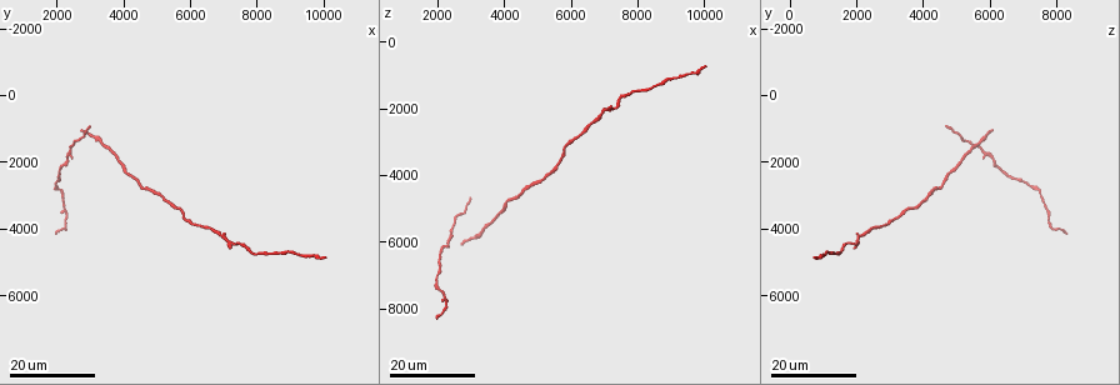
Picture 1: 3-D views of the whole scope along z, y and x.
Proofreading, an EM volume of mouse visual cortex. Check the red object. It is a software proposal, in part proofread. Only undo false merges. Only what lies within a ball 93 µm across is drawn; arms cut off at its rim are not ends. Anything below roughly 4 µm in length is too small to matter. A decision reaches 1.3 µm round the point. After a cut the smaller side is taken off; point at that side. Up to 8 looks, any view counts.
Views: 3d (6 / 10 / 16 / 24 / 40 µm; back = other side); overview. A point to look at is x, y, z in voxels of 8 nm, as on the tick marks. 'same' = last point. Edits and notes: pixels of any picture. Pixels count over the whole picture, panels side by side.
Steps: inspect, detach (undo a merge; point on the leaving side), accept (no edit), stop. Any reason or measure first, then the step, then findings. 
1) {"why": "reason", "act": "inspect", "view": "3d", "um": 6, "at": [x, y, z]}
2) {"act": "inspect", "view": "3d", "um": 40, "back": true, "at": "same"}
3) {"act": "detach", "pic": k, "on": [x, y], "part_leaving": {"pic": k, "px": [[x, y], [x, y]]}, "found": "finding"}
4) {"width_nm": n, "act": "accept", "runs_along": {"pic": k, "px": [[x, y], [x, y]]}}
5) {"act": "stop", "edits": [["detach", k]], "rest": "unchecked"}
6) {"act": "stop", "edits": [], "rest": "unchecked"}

{"act": "inspect", "view": "3d", "um": 16, "at": [8600, 4800, 1400]}

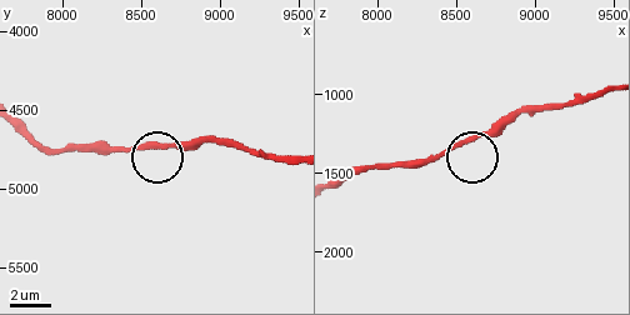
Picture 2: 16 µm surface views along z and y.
{"why": "zoom in", "act": "inspect", "view": "3d", "um": 10, "at": [8600, 4720, 1280]}

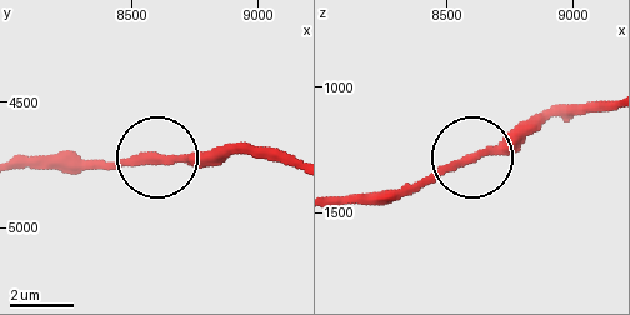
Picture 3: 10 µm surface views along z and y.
{"width_nm": 260, "act": "accept", "runs_along": {"pic": 3, "px": [[21, 163], [220, 154]]}, "found": "all the same neuron"}

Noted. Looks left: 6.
{"act": "inspect", "view": "3d", "um": 24, "at": [8000, 4800, 1500]}

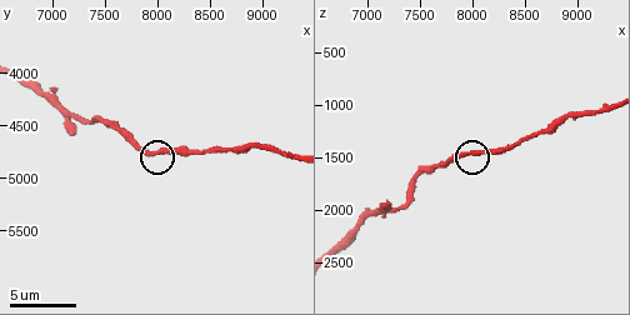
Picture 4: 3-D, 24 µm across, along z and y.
{"why": "closer look", "act": "inspect", "view": "3d", "um": 10, "at": [7960, 4780, 1480]}

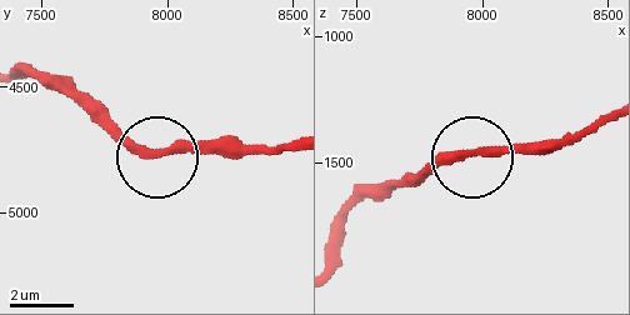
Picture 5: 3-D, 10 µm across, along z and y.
{"why": "closer look", "act": "inspect", "view": "3d", "um": 6, "at": [7960, 4760, 1460]}

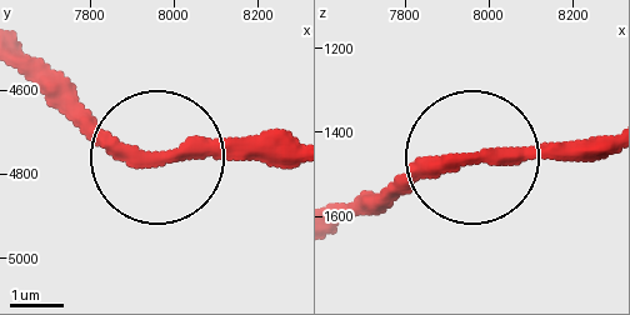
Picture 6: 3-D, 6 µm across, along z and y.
{"act": "accept", "runs_along": {"pic": 6, "px": [[339, 223], [434, 174], [608, 151]]}, "found": "continuous, no second neuron"}

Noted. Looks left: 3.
{"act": "inspect", "view": "3d", "um": 10, "at": [7120, 4340, 2040]}

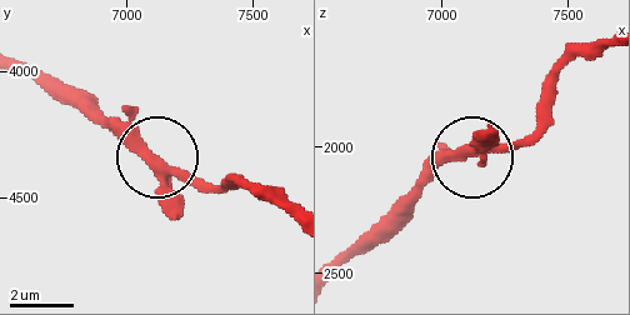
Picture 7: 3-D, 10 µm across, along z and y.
{"act": "accept", "runs_along": {"pic": 7, "px": [[338, 271], [451, 160], [536, 141]]}, "found": "one neuron here"}

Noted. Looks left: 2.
{"act": "inspect", "view": "3d", "um": 24, "at": [4500, 2700, 4600]}

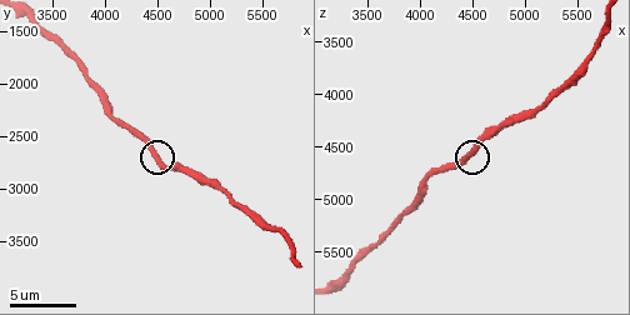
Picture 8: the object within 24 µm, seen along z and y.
{"why": "zoom in", "act": "inspect", "view": "3d", "um": 10, "at": [4480, 2680, 4580]}

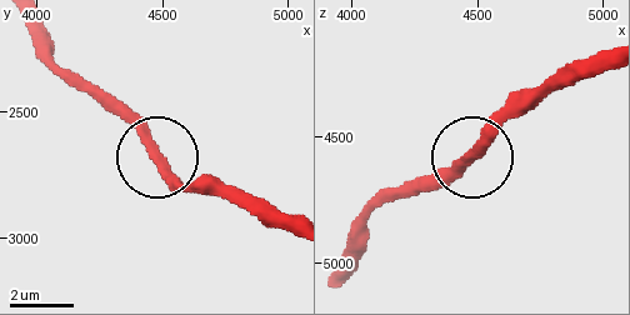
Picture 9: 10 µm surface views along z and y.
{"side_arm_um": 65, "act": "accept", "found": "one neuron here"}

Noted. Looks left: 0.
{"act": "stop", "edits": [], "rest": "unchecked"}

